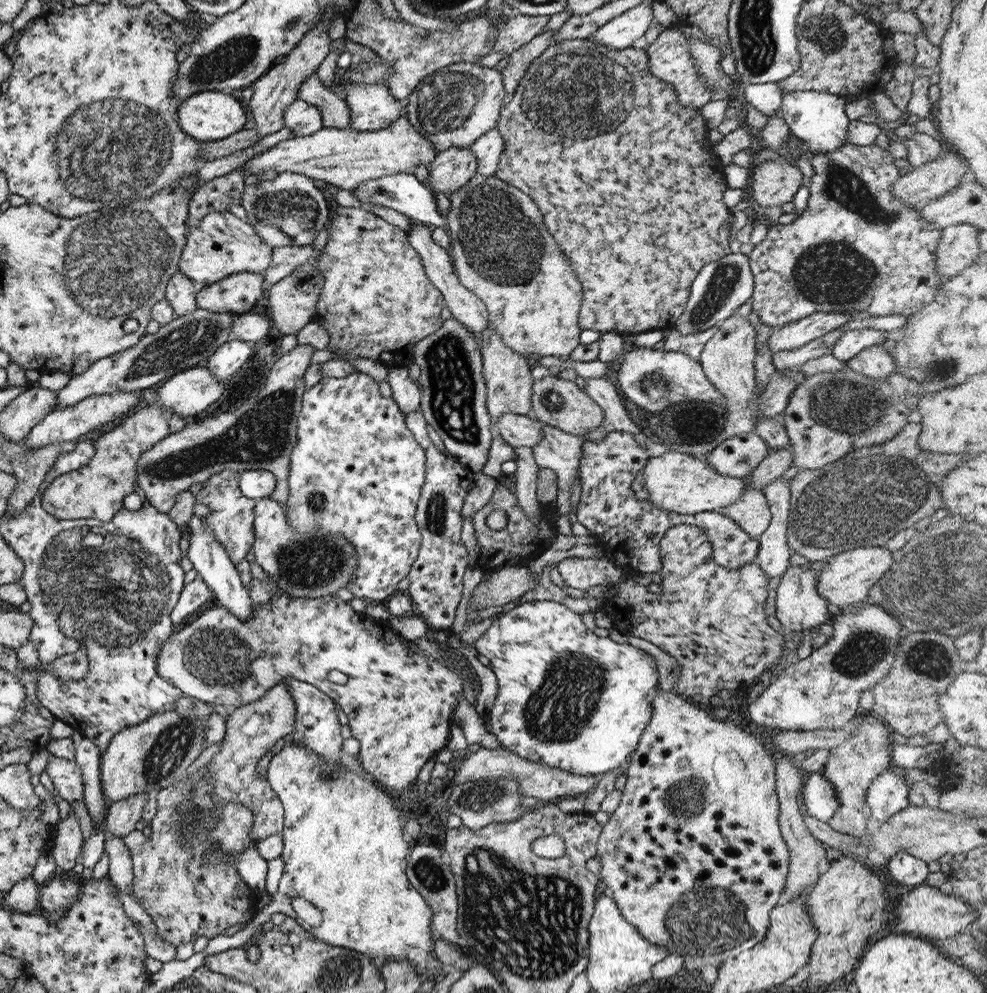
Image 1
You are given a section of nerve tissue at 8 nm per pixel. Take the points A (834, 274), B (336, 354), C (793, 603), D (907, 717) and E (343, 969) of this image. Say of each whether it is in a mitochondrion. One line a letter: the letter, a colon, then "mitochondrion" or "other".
A: mitochondrion
B: other
C: other
D: other
E: mitochondrion

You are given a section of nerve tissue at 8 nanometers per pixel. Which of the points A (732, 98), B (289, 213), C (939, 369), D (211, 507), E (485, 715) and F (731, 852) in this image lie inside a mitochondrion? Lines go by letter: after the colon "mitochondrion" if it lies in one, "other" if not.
A: other
B: mitochondrion
C: mitochondrion
D: other
E: other
F: other

